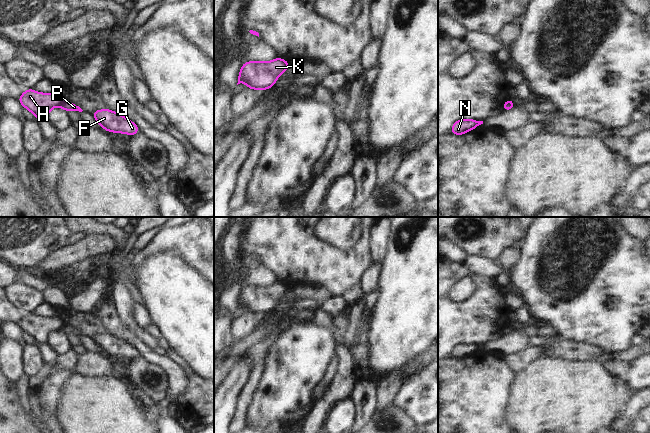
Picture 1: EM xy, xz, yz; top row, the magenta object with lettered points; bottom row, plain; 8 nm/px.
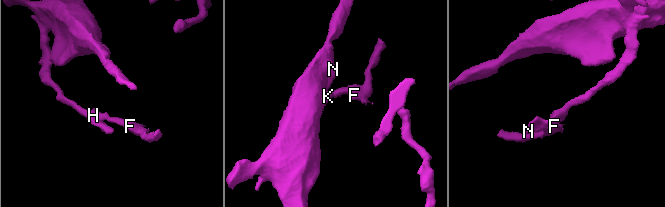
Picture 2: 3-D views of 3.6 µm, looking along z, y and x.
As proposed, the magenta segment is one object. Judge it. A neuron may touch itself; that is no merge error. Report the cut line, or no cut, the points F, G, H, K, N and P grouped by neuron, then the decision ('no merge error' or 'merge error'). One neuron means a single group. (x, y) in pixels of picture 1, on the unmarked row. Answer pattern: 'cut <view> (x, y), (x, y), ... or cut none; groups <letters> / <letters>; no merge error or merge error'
cut xy (64, 324), (58, 329); groups F G P / H K N; merge error

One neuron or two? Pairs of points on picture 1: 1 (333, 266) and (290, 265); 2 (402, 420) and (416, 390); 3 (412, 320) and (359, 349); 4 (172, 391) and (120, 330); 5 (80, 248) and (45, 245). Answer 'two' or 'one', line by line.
1: one
2: two
3: two
4: one
5: two

